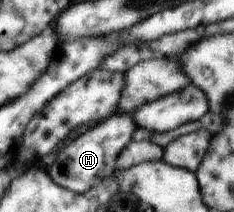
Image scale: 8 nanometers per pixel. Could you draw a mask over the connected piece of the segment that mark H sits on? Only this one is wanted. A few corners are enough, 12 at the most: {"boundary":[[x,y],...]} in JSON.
{"boundary":[[118,111],[61,151],[49,175],[81,194],[113,178],[139,125]]}

